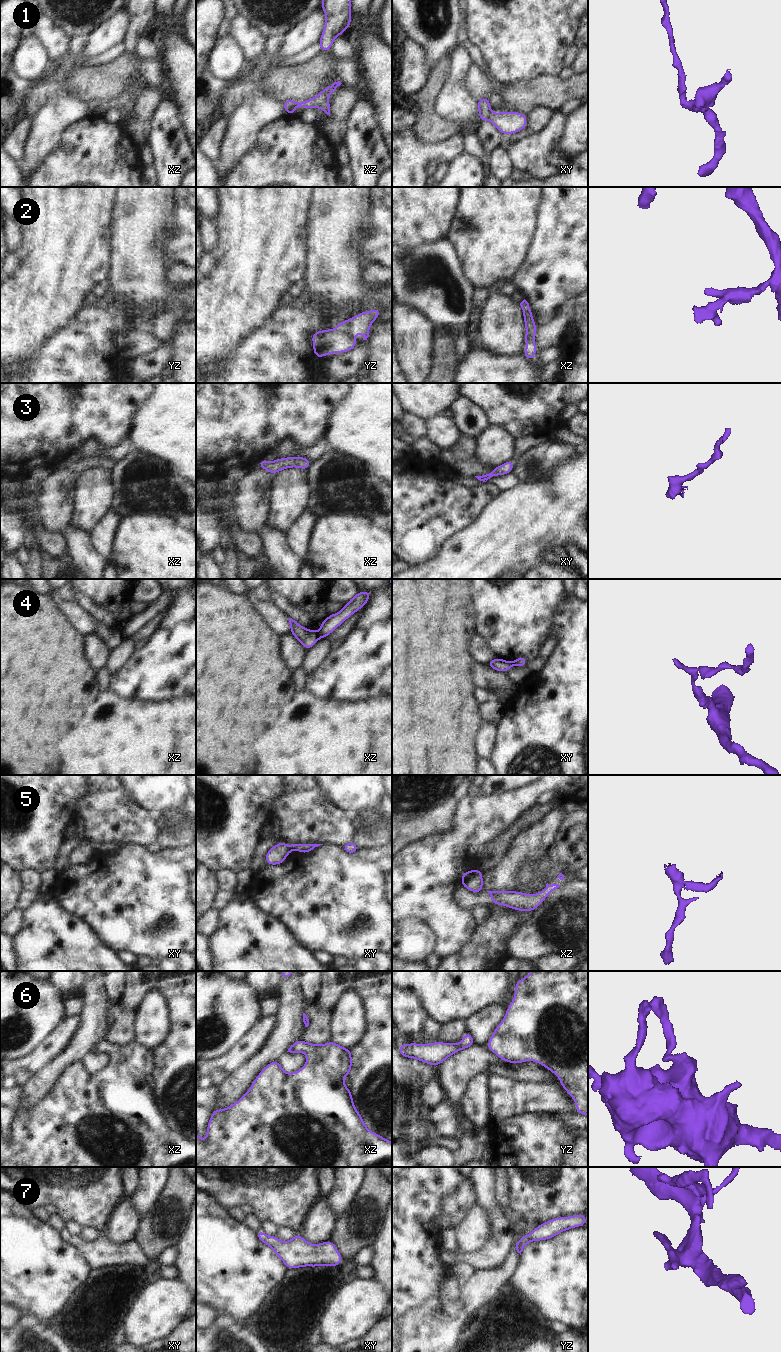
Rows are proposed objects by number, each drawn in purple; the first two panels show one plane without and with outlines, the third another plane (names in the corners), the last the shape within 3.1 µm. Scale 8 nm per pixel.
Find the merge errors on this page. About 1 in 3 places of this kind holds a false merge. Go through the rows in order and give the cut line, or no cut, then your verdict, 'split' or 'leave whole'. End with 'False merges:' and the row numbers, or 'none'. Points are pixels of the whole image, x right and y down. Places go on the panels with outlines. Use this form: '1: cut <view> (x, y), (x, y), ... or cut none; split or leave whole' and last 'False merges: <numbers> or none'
1: cut xz (295, 102), (287, 113); split
2: cut yz (334, 329), (340, 332), (347, 332), (352, 336); split
3: cut none; leave whole
4: cut xz (316, 632), (320, 637); split
5: cut xy (287, 846), (291, 850); split
6: cut none; leave whole
7: cut none; leave whole
False merges: 1, 2, 4, 5

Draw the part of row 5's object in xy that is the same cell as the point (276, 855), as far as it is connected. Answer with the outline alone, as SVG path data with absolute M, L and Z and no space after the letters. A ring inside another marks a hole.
M277 843L272 848L269 849L269 851L265 855L265 861L267 865L280 865L282 864L288 854L290 853L290 849L288 846L283 843Z

